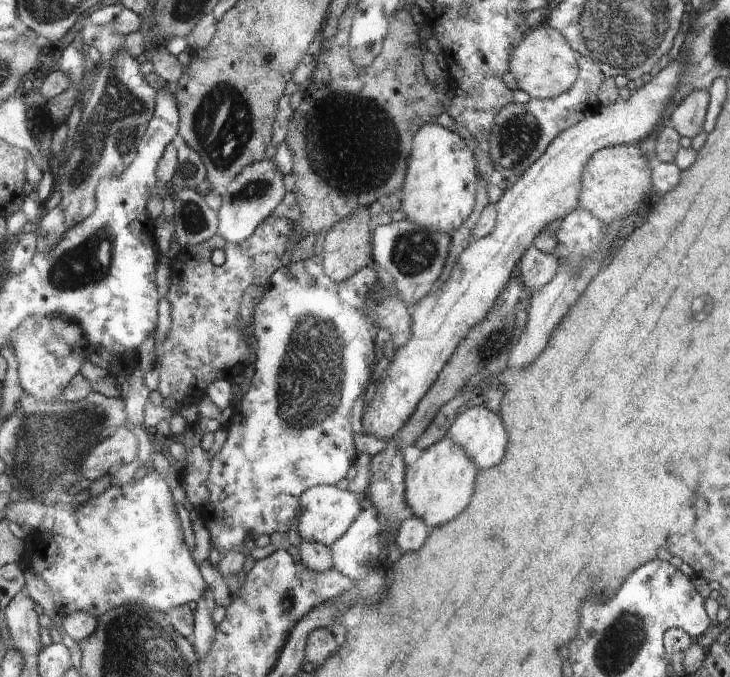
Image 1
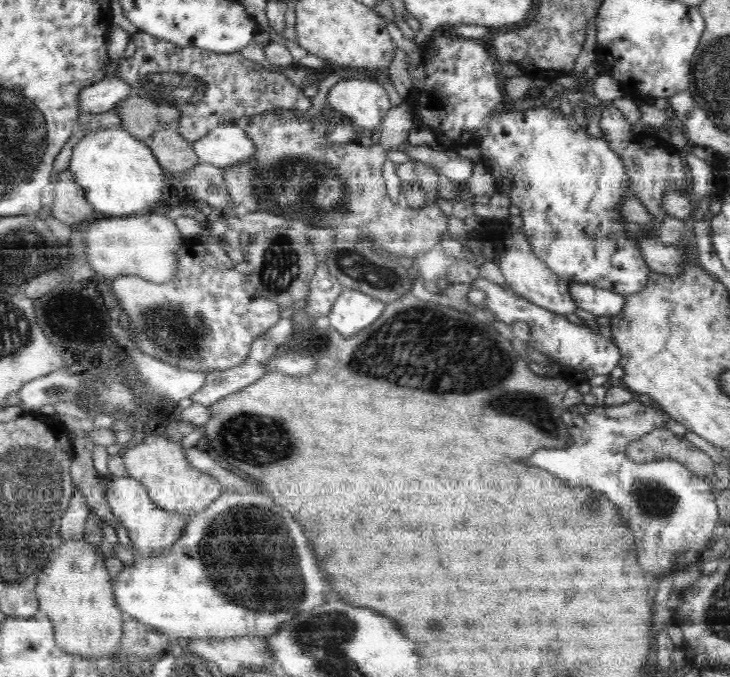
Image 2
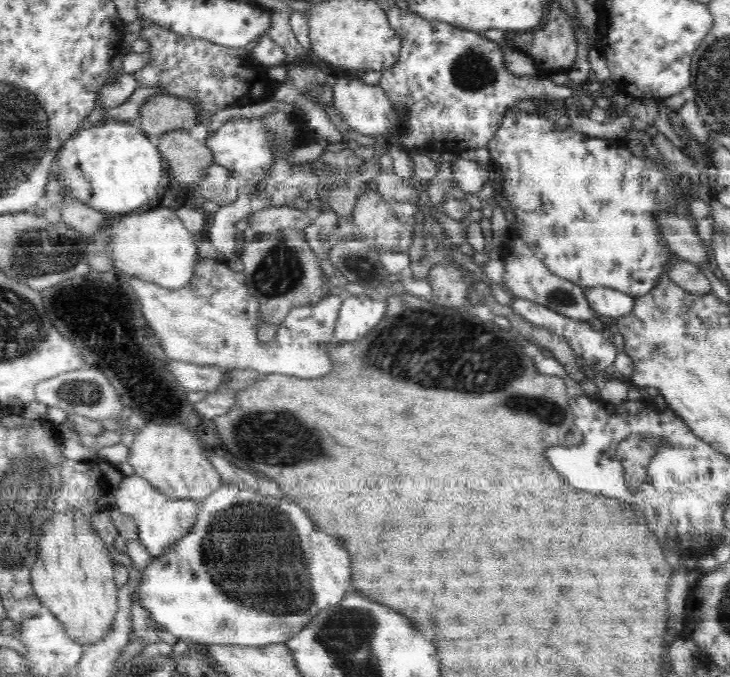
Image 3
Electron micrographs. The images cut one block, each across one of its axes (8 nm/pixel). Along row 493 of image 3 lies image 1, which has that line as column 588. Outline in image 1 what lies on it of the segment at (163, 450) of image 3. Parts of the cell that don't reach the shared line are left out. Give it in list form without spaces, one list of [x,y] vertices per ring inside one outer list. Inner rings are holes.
[[[614,145],[605,146],[602,150],[598,150],[590,160],[590,164],[586,166],[586,170],[582,173],[582,194],[578,198],[578,207],[592,212],[596,218],[600,218],[602,222],[610,224],[611,222],[622,222],[628,218],[630,214],[636,212],[640,200],[650,192],[650,160],[644,158],[642,148],[639,145]]]

